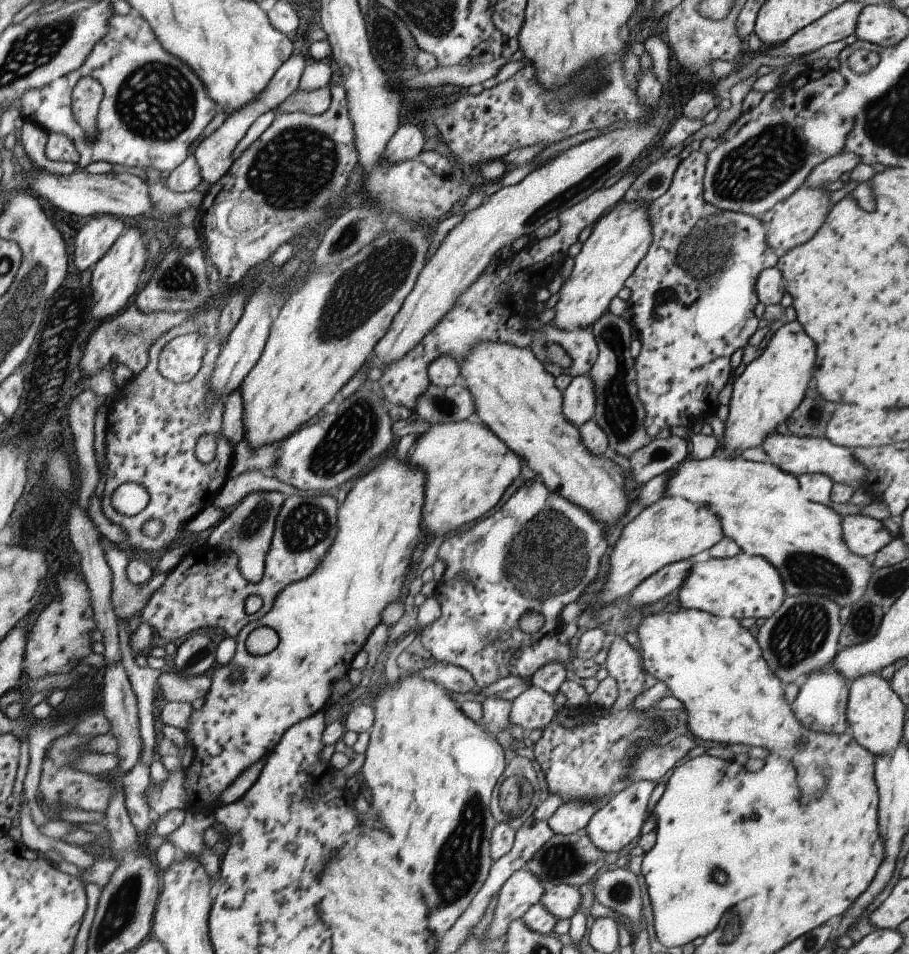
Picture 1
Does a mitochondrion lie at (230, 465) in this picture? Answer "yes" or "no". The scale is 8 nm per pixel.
no

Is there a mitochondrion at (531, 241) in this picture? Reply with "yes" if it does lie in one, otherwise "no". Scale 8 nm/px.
no

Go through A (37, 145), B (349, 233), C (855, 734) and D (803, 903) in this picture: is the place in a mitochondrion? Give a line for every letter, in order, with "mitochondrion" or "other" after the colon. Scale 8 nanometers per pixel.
A: other
B: mitochondrion
C: other
D: other

